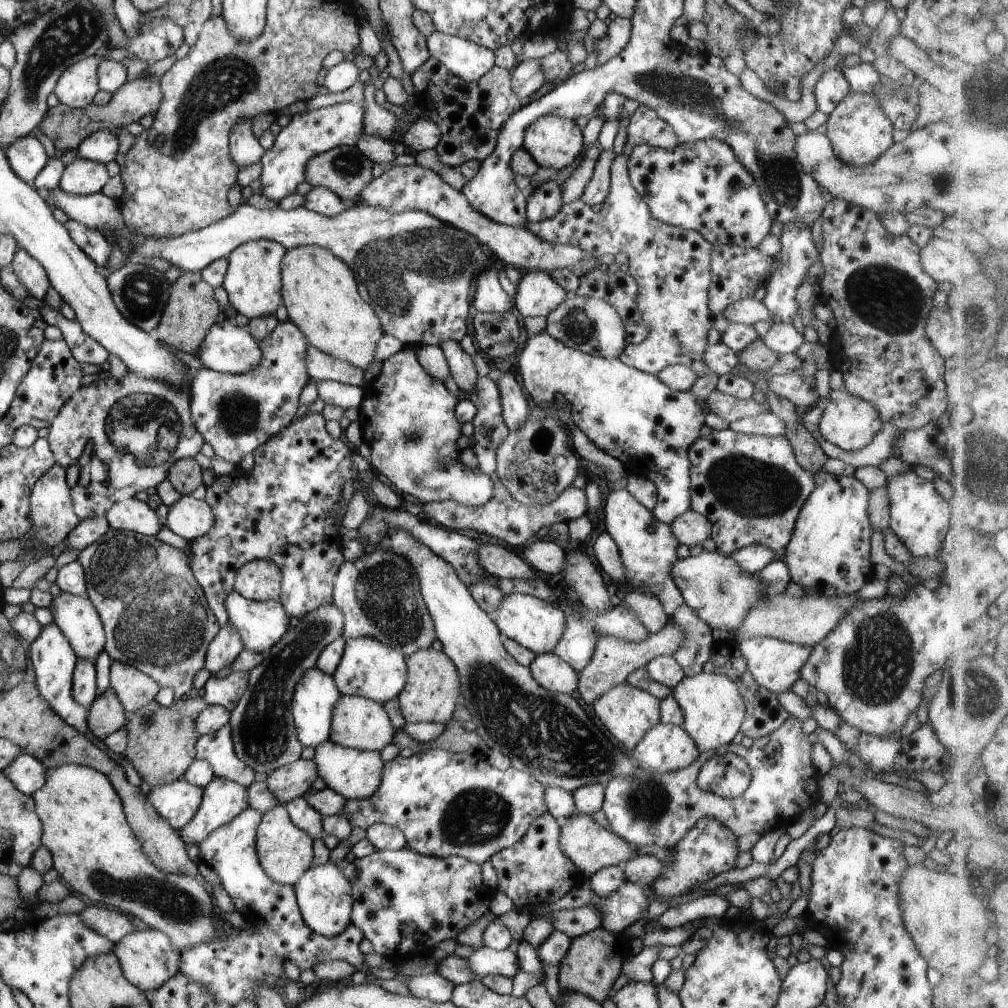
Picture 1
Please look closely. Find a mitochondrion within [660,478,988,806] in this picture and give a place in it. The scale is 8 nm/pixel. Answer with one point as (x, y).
(875, 668)

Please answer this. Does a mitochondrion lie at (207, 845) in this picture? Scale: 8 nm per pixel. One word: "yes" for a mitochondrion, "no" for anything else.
no

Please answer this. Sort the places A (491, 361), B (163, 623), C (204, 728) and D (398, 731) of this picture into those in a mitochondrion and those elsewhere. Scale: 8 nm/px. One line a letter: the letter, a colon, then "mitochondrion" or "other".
A: other
B: mitochondrion
C: other
D: other

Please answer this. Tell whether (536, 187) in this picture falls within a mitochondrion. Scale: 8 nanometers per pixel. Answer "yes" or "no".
no

